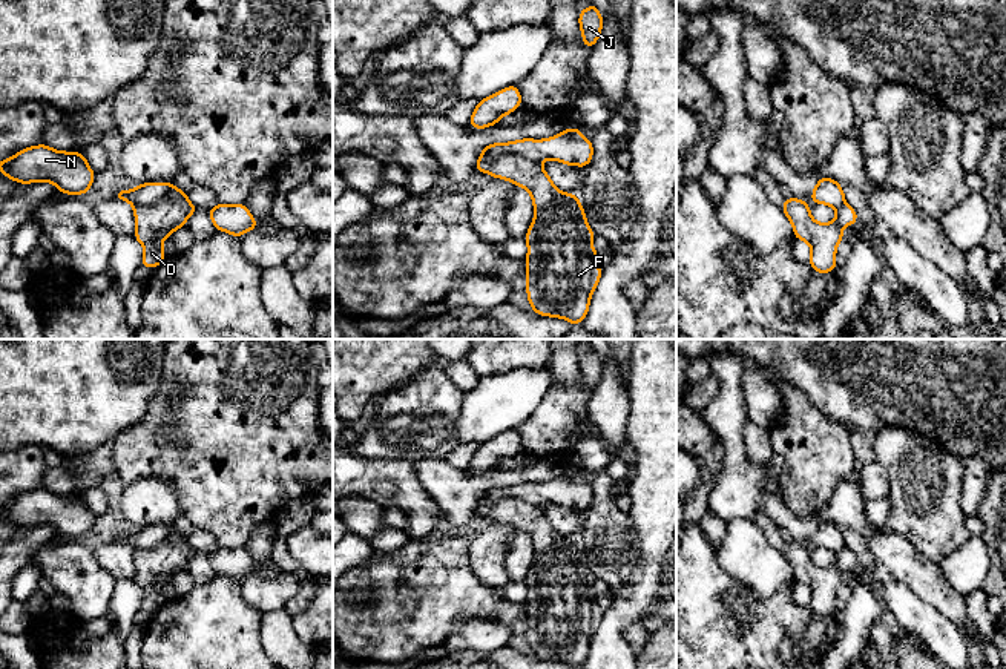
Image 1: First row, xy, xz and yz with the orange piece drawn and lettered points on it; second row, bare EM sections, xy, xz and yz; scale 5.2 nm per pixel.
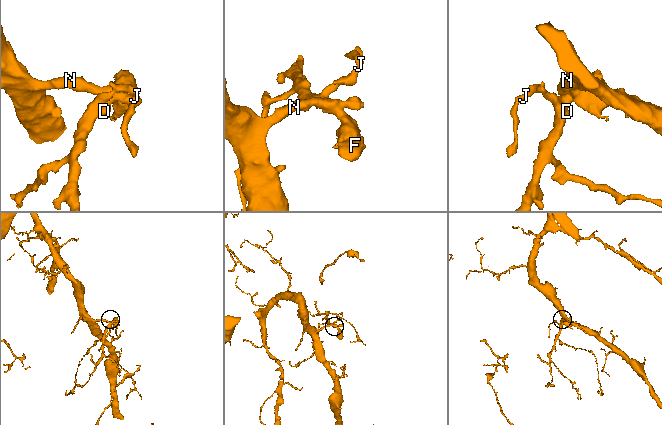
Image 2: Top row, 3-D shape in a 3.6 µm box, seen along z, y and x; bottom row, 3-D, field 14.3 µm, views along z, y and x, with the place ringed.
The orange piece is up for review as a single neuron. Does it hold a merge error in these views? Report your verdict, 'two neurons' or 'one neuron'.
two neurons

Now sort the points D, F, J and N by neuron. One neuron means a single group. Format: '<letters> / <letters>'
D F J / N

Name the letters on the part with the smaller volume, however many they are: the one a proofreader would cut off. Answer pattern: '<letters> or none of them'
D, F, J

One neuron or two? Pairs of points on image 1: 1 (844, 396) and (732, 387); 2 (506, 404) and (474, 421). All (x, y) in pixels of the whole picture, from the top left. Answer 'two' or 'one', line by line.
1: two
2: one

